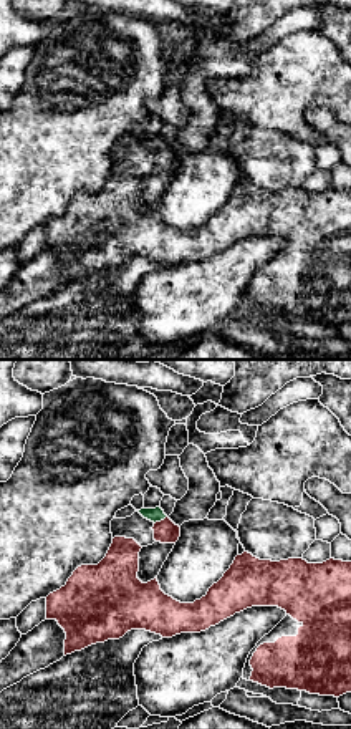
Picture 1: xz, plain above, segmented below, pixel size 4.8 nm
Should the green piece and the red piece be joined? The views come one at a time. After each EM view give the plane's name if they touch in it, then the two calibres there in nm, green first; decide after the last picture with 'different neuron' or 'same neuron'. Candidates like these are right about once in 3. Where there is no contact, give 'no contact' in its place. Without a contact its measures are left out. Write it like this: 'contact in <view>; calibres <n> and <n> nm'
contact in xz; calibres 70 and 110 nm

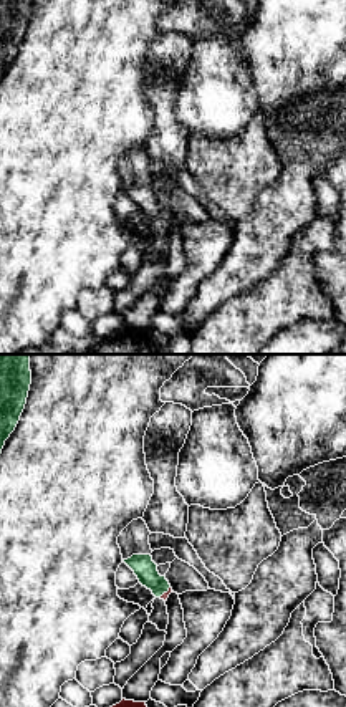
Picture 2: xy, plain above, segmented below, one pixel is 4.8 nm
contact in xy; calibres 110 and 40 nm

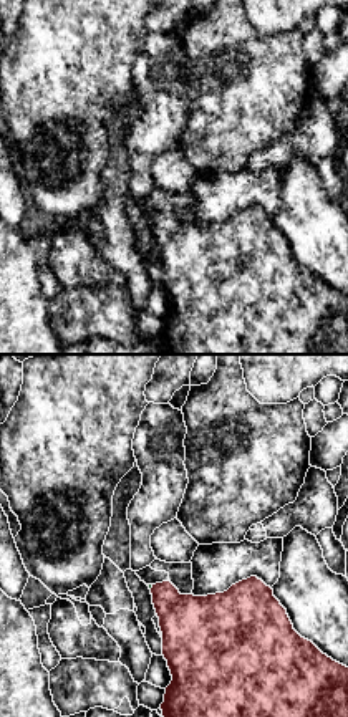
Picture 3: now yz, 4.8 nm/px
contact in yz; calibres 20 and 280 nm

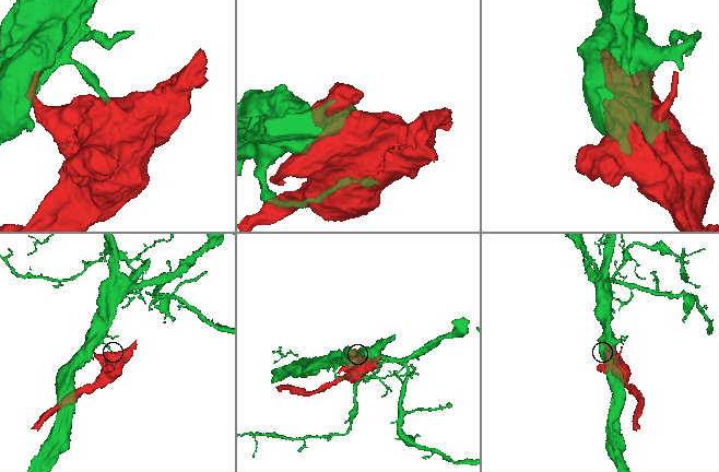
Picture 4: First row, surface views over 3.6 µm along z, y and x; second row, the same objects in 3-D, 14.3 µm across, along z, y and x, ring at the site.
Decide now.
different neuron

